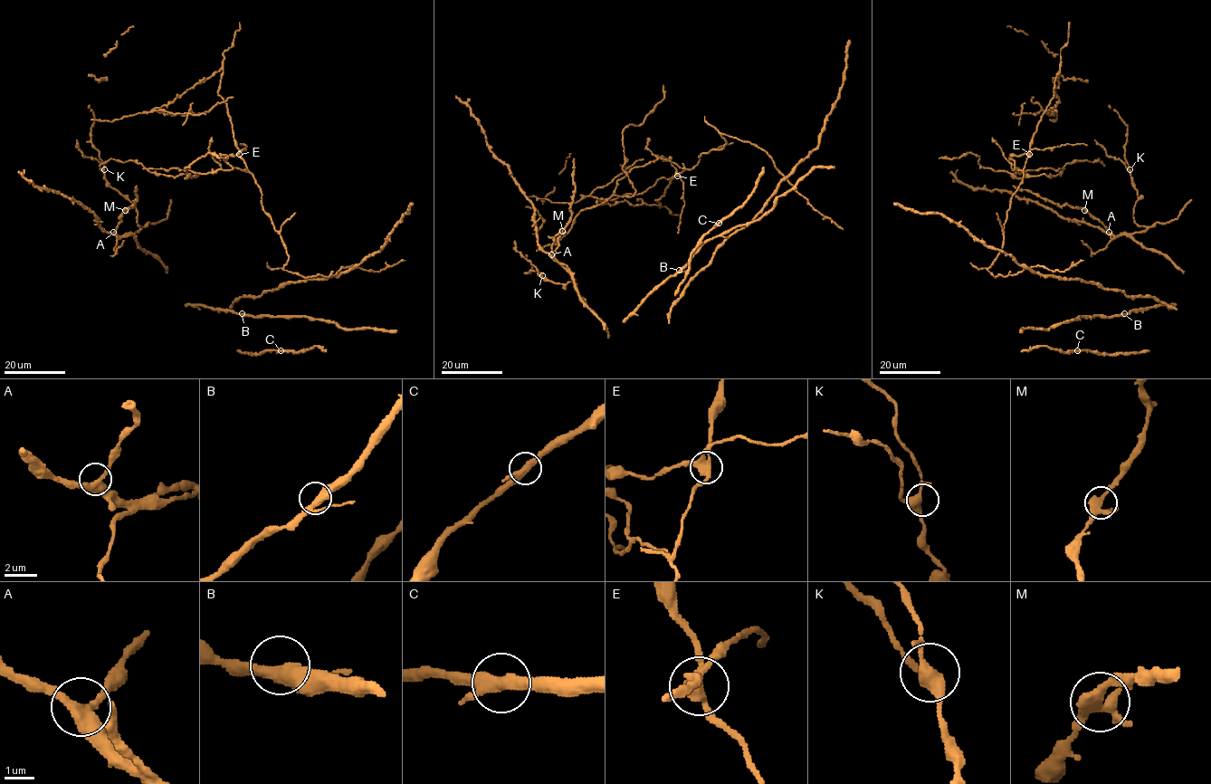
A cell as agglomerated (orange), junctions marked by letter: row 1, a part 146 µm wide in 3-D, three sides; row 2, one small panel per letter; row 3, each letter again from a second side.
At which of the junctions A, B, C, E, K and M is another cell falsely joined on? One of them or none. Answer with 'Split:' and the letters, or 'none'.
Split: E

